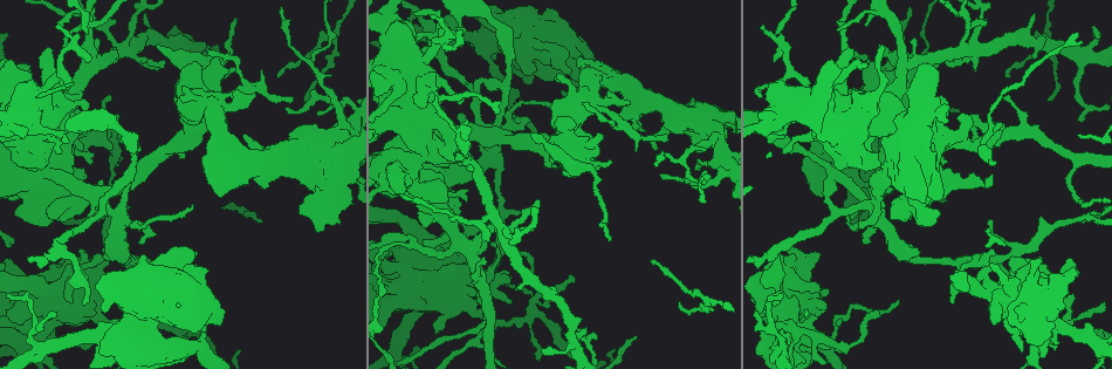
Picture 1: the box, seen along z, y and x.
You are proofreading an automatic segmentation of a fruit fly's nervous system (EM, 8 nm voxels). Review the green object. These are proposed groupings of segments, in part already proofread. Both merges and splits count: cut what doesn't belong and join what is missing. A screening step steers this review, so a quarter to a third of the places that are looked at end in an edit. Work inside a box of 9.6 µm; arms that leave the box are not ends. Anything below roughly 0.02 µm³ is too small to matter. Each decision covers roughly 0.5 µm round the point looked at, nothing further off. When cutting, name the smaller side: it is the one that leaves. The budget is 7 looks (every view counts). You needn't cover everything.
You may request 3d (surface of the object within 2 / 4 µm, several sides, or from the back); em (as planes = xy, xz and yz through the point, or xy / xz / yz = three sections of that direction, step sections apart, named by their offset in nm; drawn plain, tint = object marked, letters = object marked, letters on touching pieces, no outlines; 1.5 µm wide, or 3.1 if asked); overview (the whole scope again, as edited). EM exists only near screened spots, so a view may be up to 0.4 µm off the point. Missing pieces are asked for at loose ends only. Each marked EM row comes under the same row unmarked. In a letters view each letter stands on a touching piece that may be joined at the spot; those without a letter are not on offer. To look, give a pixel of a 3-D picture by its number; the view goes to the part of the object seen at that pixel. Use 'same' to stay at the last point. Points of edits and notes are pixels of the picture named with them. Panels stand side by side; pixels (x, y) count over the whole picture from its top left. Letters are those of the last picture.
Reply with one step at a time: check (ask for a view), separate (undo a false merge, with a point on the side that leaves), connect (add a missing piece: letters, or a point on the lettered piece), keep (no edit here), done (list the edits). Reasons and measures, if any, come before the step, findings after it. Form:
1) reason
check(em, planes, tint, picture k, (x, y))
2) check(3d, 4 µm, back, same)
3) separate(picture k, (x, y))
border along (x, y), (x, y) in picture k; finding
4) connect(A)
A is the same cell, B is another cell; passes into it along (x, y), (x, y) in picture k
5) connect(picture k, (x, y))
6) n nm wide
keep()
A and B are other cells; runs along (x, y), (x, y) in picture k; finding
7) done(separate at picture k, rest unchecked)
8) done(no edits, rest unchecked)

abrupt turn
check(3d, 4 µm, picture 1, (446, 37))

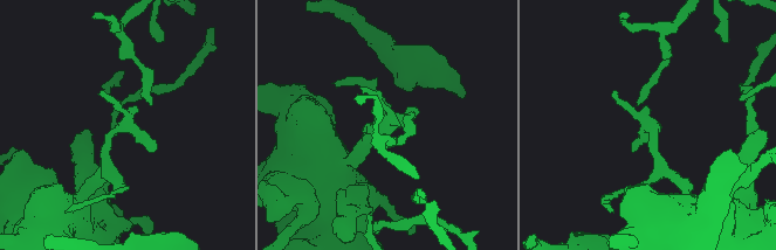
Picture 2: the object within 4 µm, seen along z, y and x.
check(em, xy, step 4, tint, picture 2, (127, 122))

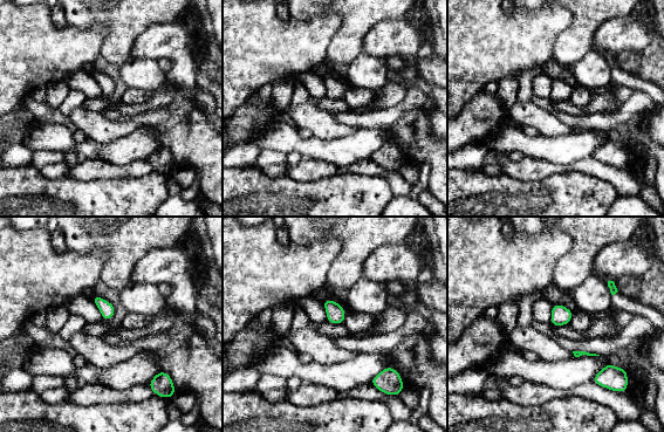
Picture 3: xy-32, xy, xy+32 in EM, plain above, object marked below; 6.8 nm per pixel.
what lies round it
check(em, xy, step 4, letters, same)

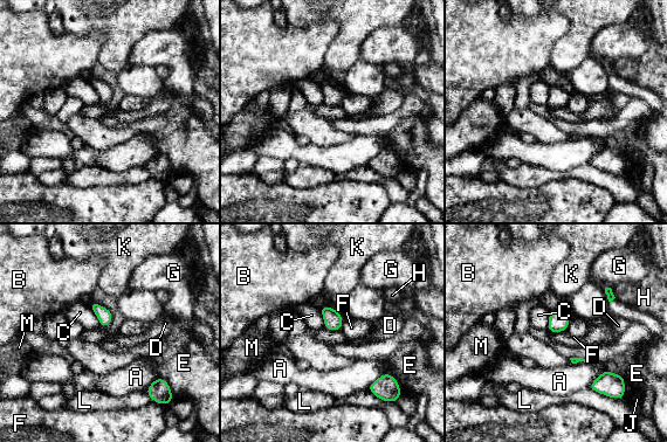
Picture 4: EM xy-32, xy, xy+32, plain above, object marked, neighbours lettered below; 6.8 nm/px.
keep()
A, B, C, D, E, F, G, H, J, K, L and M are other cells; one neuron here

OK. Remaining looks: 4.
an open end
check(3d, 2 µm, back, picture 1, (865, 24))

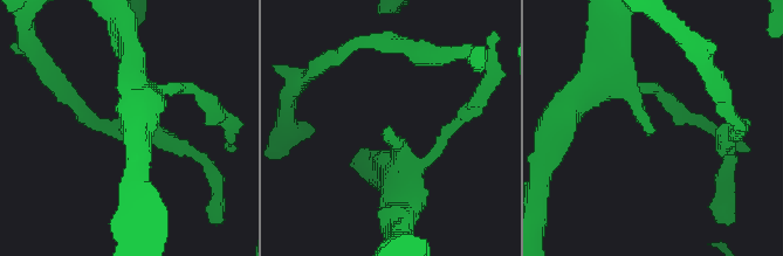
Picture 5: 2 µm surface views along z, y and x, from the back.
check(em, planes, letters, picture 5, (389, 125))

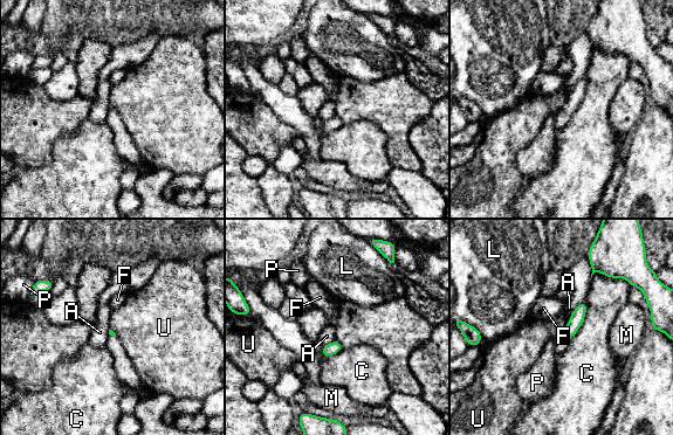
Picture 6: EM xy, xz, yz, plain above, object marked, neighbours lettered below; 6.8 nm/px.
keep()
A, C, F, L, M, P and U are other cells; border along (568, 322), (561, 333) in picture 6; no lettered piece goes on from it

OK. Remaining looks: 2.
an open end
check(em, planes, letters, picture 1, (610, 162))

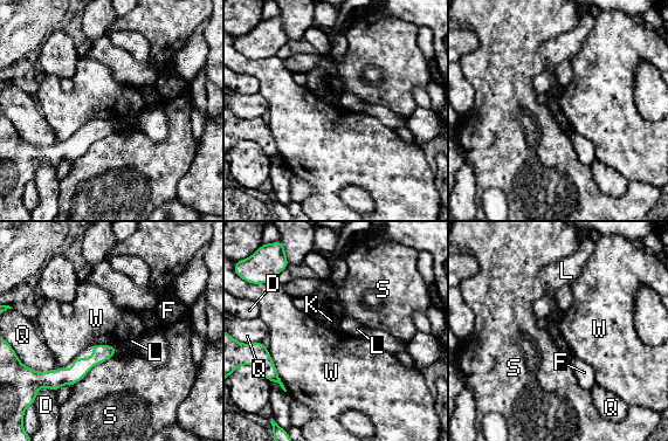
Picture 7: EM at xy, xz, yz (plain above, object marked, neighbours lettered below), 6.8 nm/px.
keep()
D, F, K, L, Q, S and W are other cells; none of them fits

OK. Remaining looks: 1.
done(no edits, rest unchecked)

